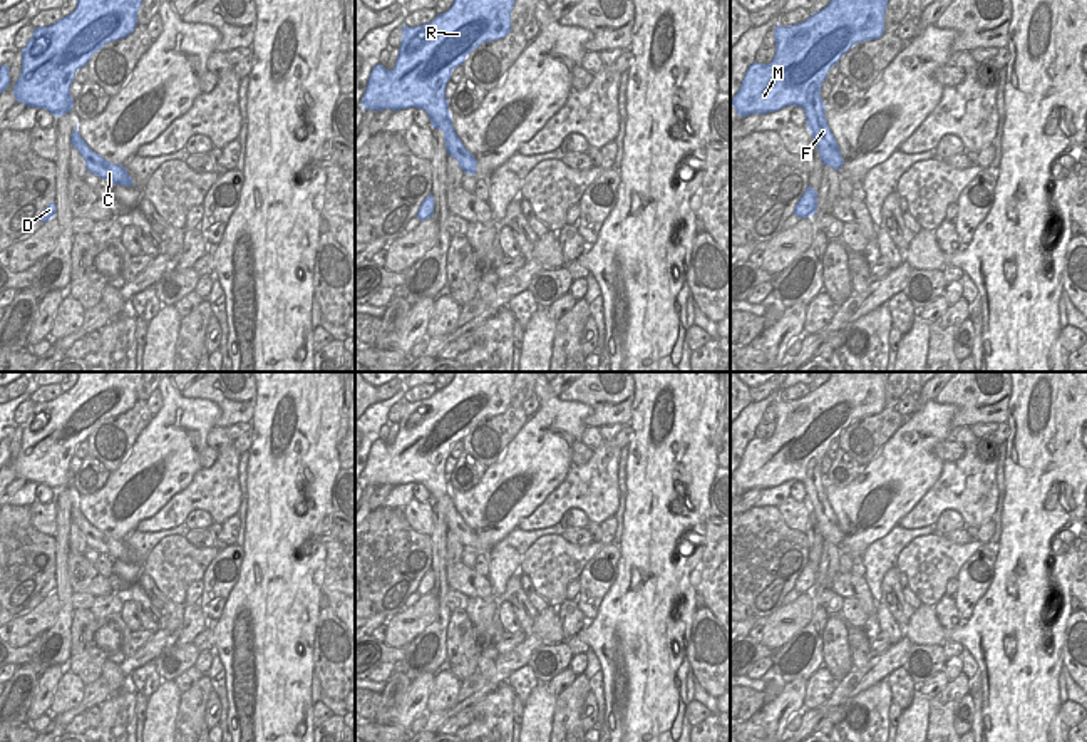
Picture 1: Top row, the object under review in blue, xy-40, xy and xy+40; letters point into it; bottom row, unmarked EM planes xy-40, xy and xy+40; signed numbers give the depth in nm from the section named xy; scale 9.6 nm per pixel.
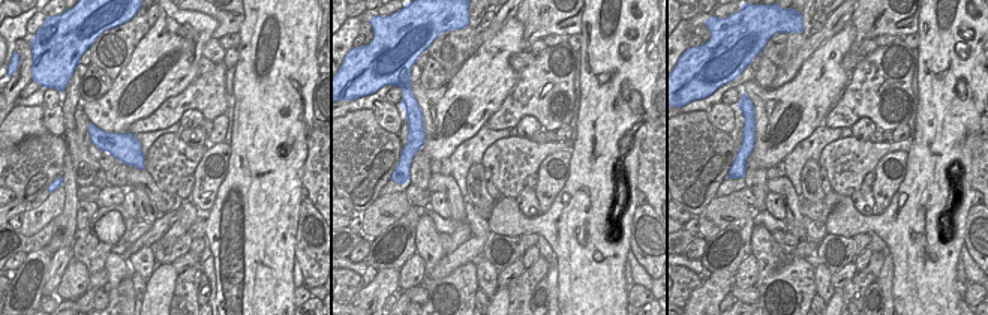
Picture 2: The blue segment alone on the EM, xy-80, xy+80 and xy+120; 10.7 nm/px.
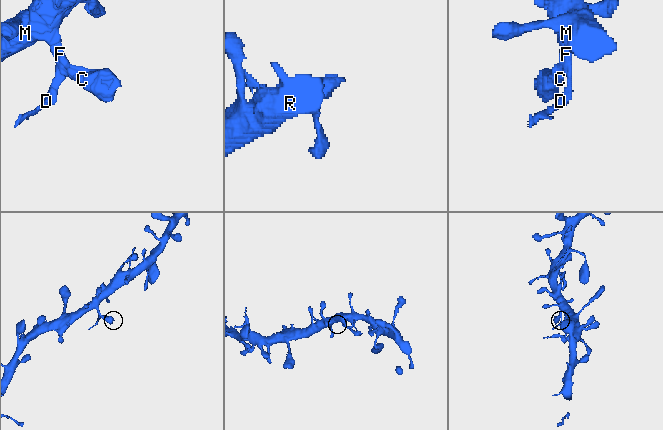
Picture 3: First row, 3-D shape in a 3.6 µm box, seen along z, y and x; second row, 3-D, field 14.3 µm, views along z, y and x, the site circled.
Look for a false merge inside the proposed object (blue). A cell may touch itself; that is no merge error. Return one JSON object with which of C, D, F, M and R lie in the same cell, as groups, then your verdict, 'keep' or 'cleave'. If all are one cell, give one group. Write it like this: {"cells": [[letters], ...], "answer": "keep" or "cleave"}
{"cells": [["C", "D", "F", "M", "R"]], "answer": "keep"}

